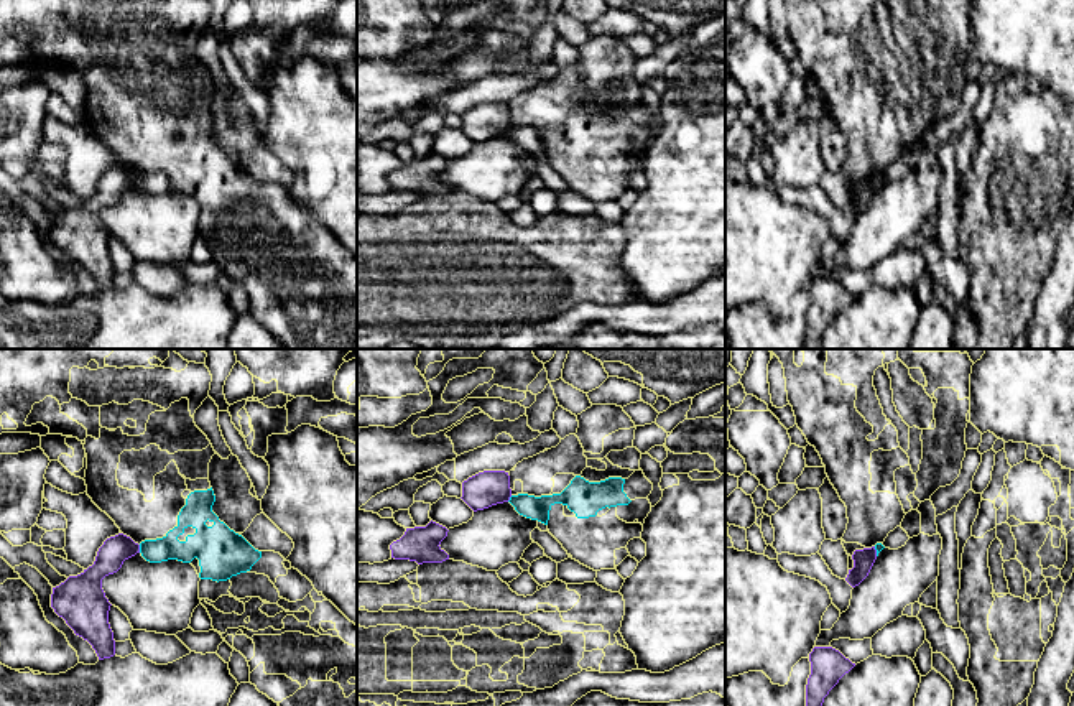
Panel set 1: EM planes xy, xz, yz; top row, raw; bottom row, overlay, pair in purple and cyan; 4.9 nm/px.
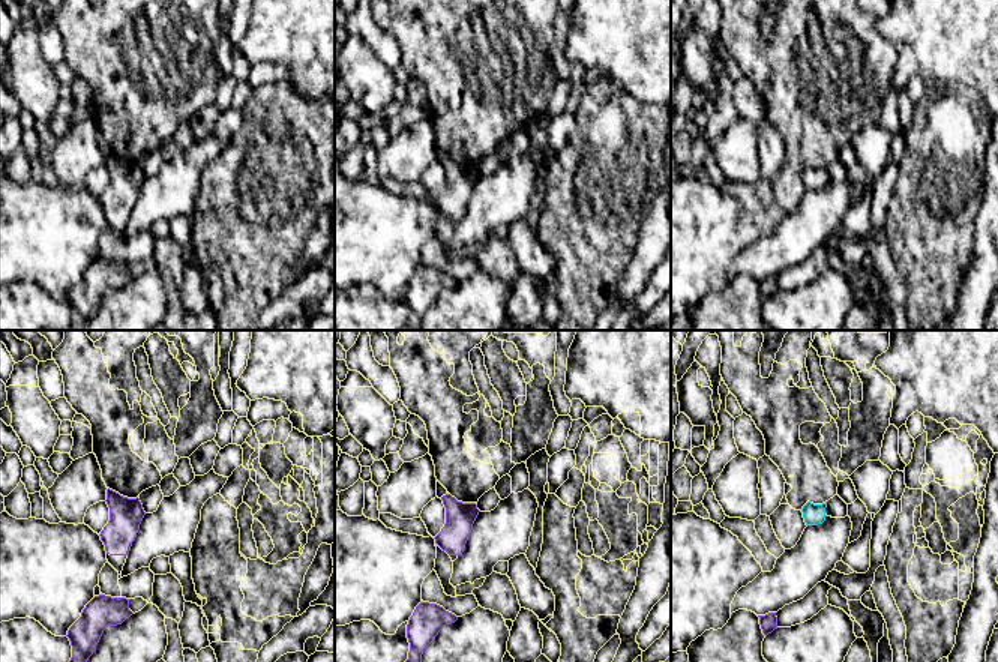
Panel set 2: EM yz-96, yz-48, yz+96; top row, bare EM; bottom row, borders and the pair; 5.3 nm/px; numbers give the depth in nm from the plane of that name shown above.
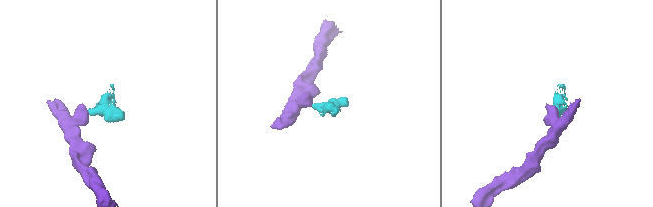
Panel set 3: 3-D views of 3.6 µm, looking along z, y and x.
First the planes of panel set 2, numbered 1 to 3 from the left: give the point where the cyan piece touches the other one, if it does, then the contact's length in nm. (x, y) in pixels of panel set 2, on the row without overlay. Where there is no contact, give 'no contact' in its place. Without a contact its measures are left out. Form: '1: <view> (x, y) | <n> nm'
1: no contact
2: no contact
3: no contact

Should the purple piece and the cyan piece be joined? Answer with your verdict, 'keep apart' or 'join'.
keep apart

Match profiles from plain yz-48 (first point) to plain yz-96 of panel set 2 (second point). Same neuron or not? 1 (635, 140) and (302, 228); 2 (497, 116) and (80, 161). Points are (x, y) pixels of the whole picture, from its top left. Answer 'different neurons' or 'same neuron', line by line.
1: same neuron
2: different neurons

